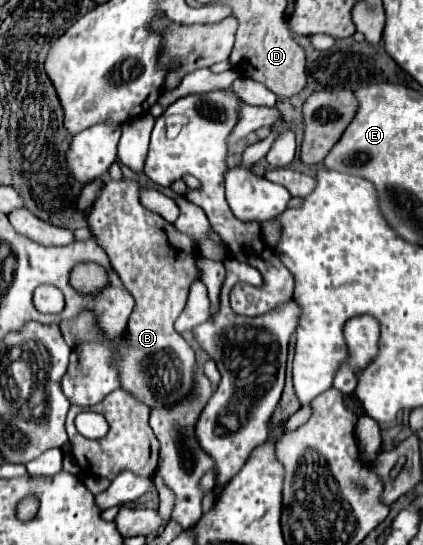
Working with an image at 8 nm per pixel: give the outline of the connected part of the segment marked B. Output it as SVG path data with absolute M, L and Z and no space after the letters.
M109 179L93 203L93 211L87 217L87 225L97 245L109 255L111 265L117 269L125 289L135 299L135 307L127 321L125 335L121 339L121 345L117 345L117 353L113 357L115 365L119 367L121 389L131 393L137 401L143 401L149 409L155 409L175 405L177 401L187 397L195 387L195 353L187 345L187 341L175 331L173 323L185 307L191 281L199 279L199 269L195 241L179 233L175 225L167 223L161 215L145 209L139 203L139 189L141 187L137 179Z

